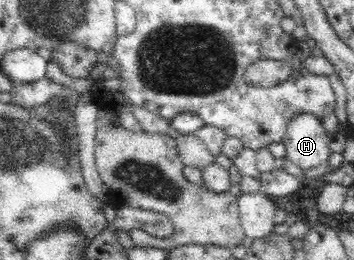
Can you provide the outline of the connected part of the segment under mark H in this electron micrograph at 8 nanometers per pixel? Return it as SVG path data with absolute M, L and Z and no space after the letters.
M314 115L294 116L283 138L287 163L293 163L303 172L328 164L331 150L326 132L321 120Z

